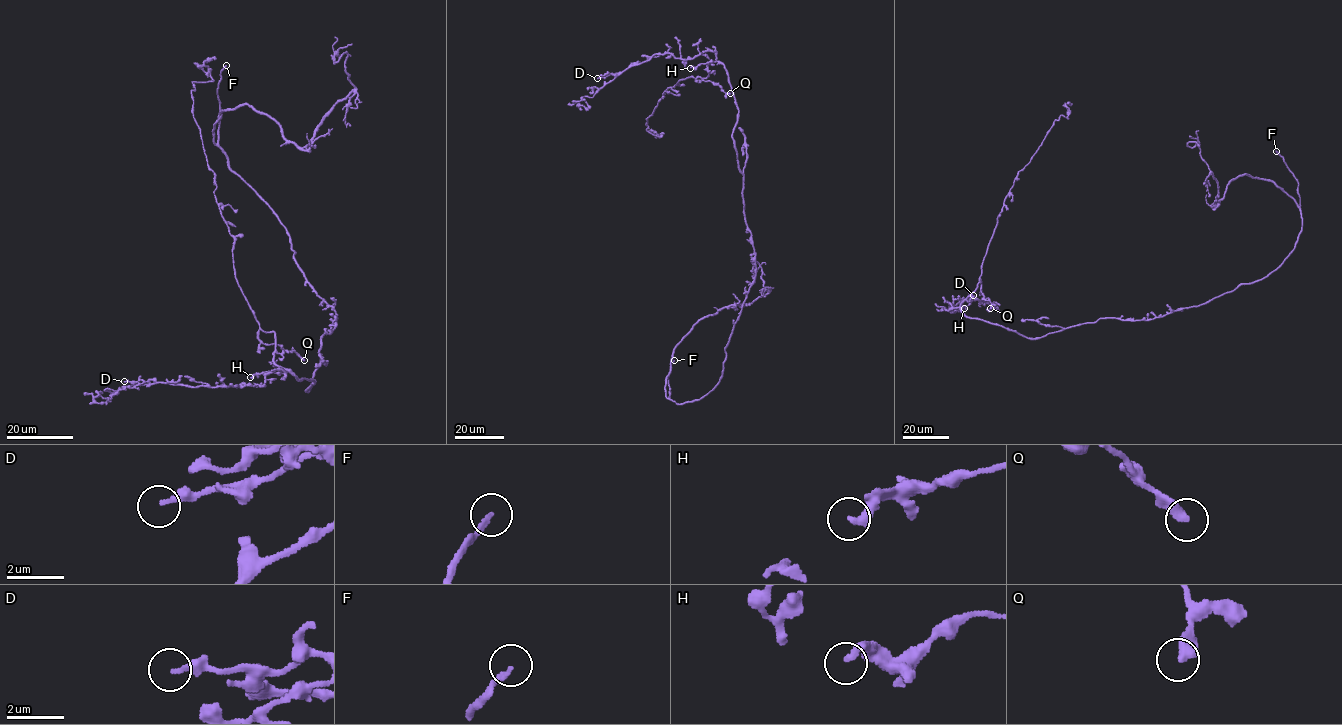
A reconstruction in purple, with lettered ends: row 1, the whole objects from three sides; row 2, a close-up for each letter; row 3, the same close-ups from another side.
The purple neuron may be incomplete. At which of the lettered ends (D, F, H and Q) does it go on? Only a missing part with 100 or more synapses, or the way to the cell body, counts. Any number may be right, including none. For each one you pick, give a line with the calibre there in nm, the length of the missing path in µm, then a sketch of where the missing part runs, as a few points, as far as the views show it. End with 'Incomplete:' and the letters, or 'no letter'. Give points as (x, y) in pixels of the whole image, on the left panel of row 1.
F: 180 nm | 25 µm | (226, 65), (229, 63), (226, 51), (242, 33), (249, 30), (264, 32)
Incomplete: F

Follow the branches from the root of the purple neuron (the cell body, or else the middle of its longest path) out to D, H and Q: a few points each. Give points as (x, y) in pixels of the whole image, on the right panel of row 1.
D: (1147, 320), (1099, 319), (1029, 338), (968, 318), (950, 303), (951, 312), (956, 311), (951, 304), (973, 295)
H: (1147, 320), (1099, 319), (1029, 338), (1000, 325), (966, 317), (959, 306), (964, 308)
Q: (1147, 320), (1099, 319), (1028, 338), (968, 318), (961, 311), (960, 305), (979, 279), (990, 308)

